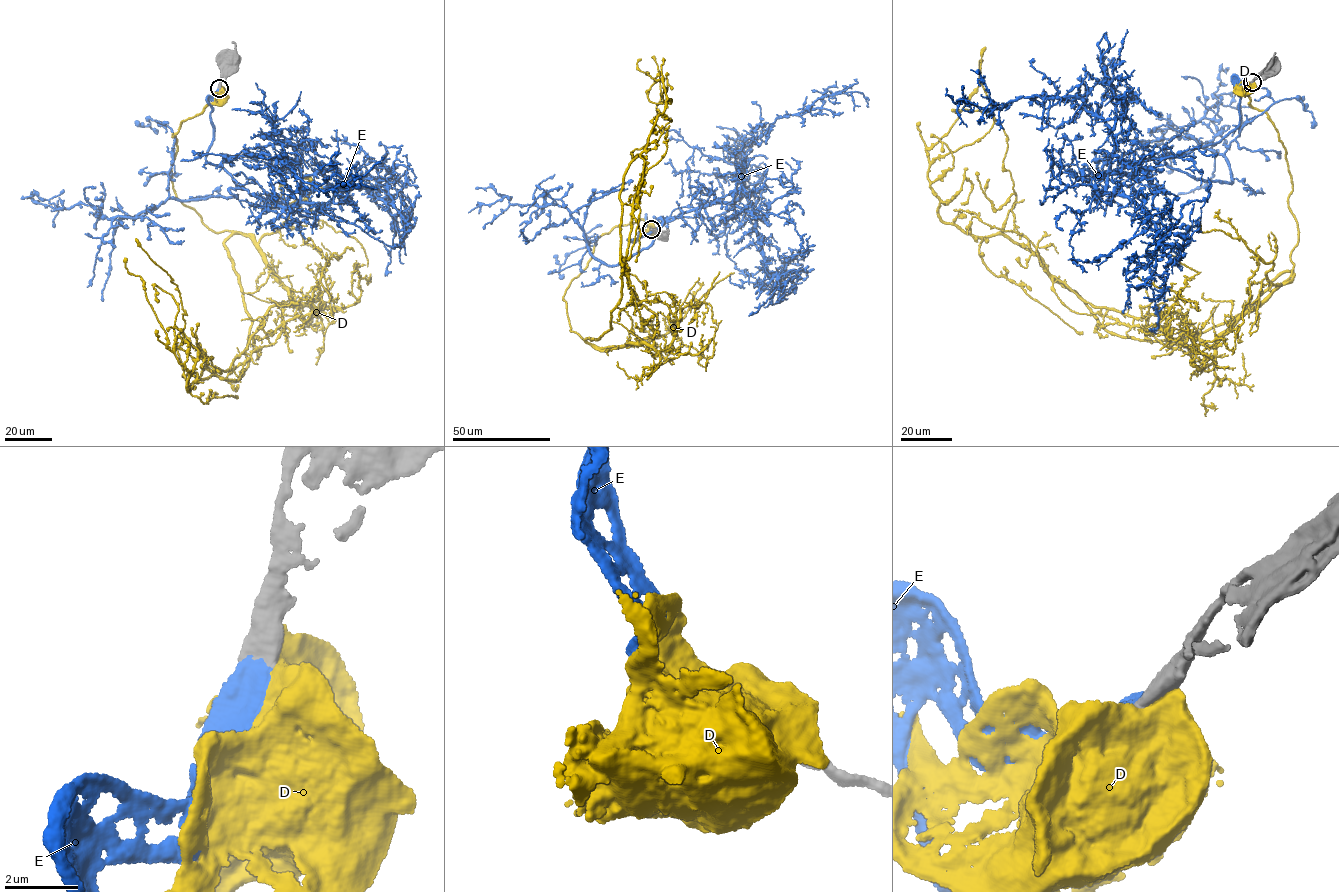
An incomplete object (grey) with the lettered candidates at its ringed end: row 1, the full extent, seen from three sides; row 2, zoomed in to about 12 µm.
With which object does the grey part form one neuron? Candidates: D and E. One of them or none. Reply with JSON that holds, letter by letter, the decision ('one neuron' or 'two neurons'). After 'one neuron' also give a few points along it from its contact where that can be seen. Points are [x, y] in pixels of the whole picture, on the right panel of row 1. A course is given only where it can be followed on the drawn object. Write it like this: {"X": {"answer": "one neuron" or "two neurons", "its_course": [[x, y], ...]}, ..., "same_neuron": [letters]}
{"D": {"answer": "two neurons"}, "E": {"answer": "one neuron", "its_course": [[1251, 81], [1236, 82], [1240, 123], [1218, 143], [1109, 174], [1113, 138], [1080, 99], [956, 100], [977, 102]]}, "same_neuron": ["E"]}

